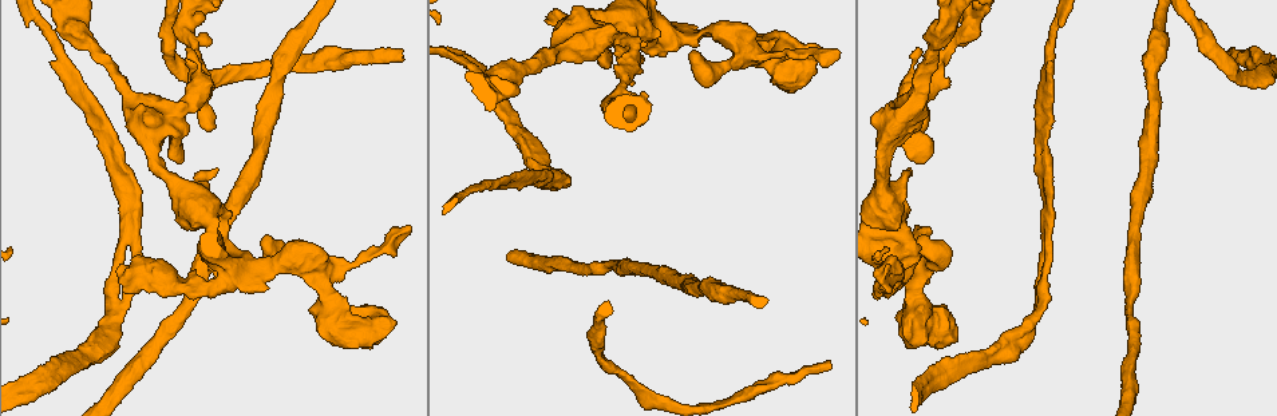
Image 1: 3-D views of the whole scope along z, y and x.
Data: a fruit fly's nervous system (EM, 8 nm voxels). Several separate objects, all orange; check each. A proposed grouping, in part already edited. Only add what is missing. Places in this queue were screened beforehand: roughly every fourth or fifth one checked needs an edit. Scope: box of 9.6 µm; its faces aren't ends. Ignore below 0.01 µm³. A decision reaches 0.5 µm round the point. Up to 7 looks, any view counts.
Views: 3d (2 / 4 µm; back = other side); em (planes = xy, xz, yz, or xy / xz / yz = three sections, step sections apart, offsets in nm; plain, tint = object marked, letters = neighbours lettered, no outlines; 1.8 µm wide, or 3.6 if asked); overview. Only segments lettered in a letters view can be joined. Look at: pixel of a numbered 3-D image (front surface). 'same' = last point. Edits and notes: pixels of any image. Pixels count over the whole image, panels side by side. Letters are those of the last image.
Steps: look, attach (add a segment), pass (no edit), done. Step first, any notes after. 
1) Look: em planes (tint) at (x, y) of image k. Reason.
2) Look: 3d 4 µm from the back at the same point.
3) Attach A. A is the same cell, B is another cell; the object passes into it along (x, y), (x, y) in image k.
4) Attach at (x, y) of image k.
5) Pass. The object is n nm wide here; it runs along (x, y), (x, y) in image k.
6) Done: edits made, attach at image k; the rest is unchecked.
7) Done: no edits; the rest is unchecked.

Look: 3d 2 µm at (947, 18) of image 1. Abrupt turn.

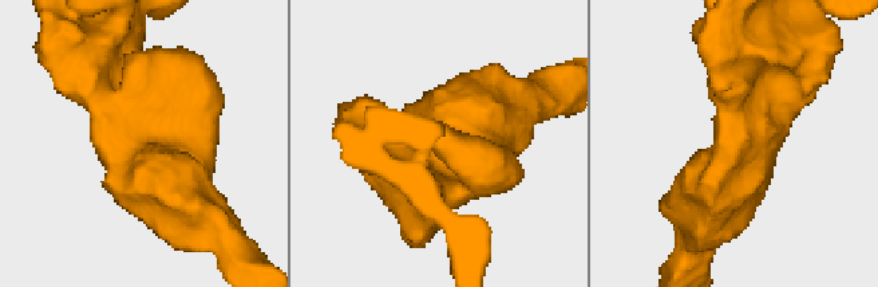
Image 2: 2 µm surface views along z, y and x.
Look: em xy step 4 (tint) at (751, 152) of image 2. Shape alone is not enough.

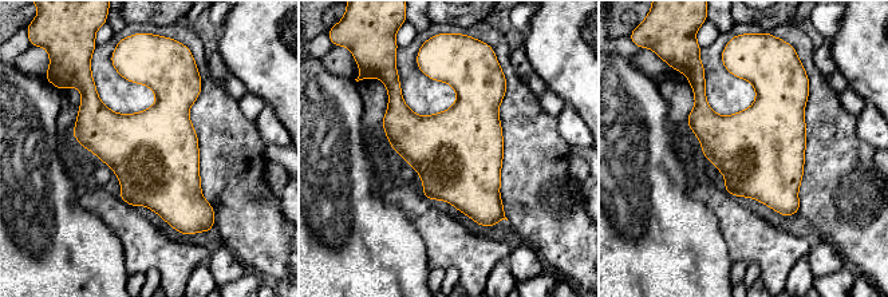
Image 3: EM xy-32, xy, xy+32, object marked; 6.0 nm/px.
Look: em xz step 4 (letters) at the same point. Cut it another way.

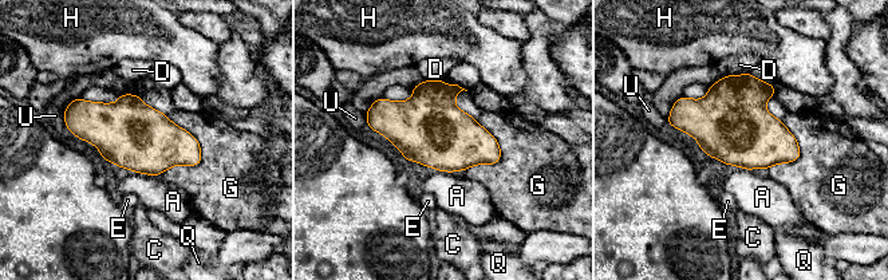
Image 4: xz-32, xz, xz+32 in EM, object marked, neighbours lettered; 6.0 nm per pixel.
Pass. The longest contact is with G, 360 nm; A, C, D, E, G, H, Q and U are other cells; a border runs along (166, 115), (201, 161), (158, 174) in image 4; no lettered segment goes on from it.

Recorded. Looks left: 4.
Look: 3d 2 µm at (827, 363) of image 1. An open end.

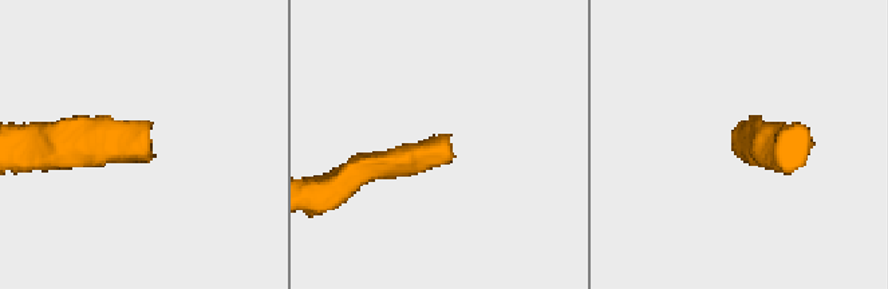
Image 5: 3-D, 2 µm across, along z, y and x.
Look: em xz step 4 (letters) at (447, 149) of image 5.

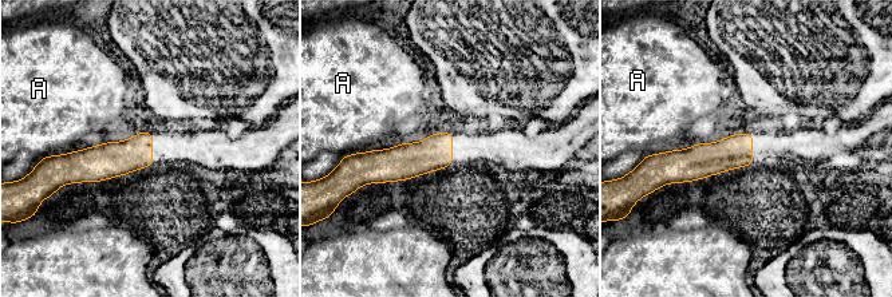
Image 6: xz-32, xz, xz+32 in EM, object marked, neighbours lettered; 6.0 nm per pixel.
Look: em planes (letters) at the same point.

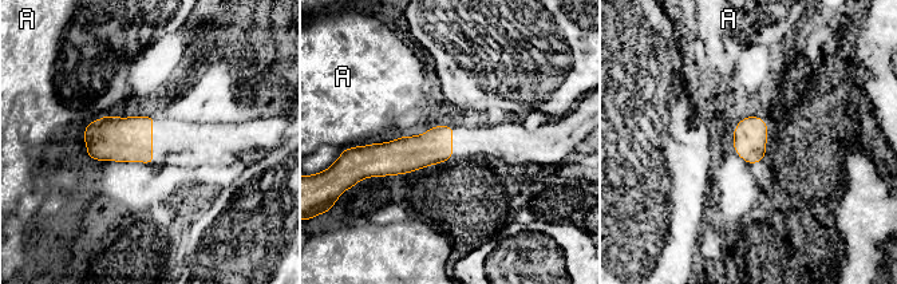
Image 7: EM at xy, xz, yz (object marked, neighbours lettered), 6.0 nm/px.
Pass. A is another cell; a border runs along (111, 114), (94, 119), (87, 125) in image 7; no lettered segment goes on from it.

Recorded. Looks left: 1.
Done: no edits; the rest is unchecked.

